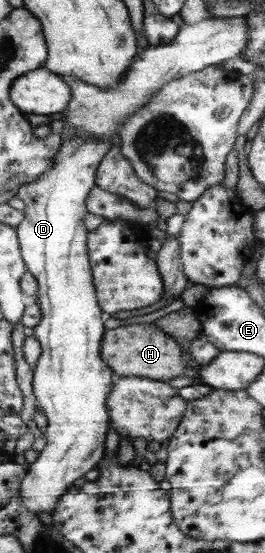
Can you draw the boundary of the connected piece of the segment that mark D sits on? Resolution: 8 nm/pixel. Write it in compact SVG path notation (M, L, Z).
M228 17L204 19L196 24L183 23L179 25L179 33L174 40L164 45L150 45L136 55L128 73L122 83L115 88L102 89L82 81L82 78L64 76L64 80L71 86L71 101L64 110L62 127L70 126L76 130L76 135L70 136L68 141L61 141L59 157L56 165L44 172L39 180L31 184L22 185L17 190L16 197L26 204L24 219L16 227L19 245L22 247L23 259L27 263L27 271L37 281L36 293L42 317L33 336L40 342L41 356L33 365L32 389L37 404L47 417L47 429L39 446L39 456L35 462L27 464L27 475L24 476L19 492L23 498L23 505L27 506L37 516L43 511L54 512L66 490L76 479L86 475L90 469L98 468L99 462L105 455L105 439L110 427L110 400L114 389L114 371L102 356L103 336L106 335L104 322L107 315L102 311L97 300L93 273L88 259L87 235L84 218L88 215L87 200L91 190L98 185L98 169L103 158L111 152L110 137L118 135L119 127L124 119L132 116L137 109L144 107L151 97L170 83L173 79L187 73L199 72L201 69L222 64L228 59L242 55L247 47L248 31L246 19L248 17Z

